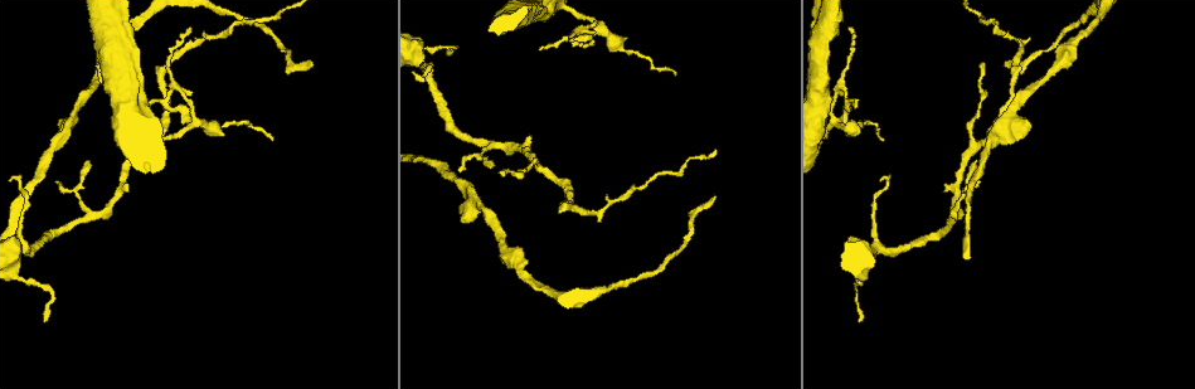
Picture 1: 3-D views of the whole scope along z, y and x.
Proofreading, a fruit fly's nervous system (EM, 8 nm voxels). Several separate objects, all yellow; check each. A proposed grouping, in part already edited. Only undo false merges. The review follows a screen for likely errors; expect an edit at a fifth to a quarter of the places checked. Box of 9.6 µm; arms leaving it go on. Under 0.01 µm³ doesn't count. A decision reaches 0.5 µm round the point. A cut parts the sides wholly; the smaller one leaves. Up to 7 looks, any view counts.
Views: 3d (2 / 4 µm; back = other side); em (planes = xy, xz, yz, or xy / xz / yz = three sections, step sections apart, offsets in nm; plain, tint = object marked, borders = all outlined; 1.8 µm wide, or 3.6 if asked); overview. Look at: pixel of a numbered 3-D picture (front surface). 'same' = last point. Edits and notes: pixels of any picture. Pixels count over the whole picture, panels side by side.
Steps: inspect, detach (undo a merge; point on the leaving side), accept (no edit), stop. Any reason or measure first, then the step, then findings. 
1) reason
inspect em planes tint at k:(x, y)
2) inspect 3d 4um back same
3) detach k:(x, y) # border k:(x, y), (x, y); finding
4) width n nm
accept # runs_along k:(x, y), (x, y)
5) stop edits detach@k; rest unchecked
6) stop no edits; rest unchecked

inspect em planes plain at 1:(1011, 115)

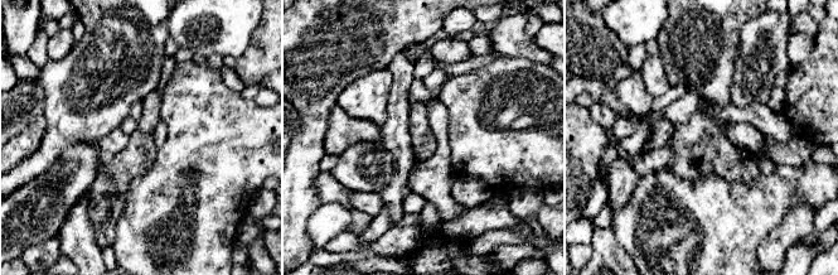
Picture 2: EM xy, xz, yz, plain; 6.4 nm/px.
with the object marked
inspect em planes tint same

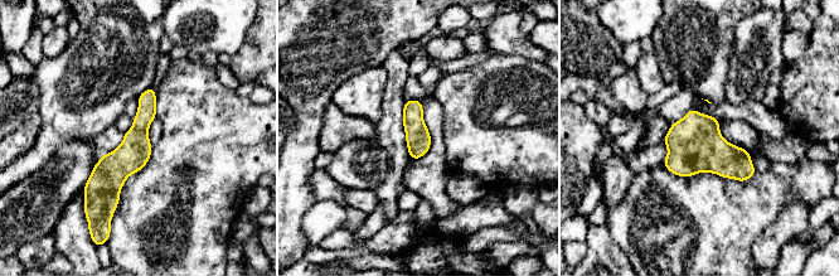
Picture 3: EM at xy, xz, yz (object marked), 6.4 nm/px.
accept # runs_along 3:(151, 92), (110, 207); continuous, no second neuron

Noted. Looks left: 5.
four arms meet
inspect em planes tint at 1:(192, 122)

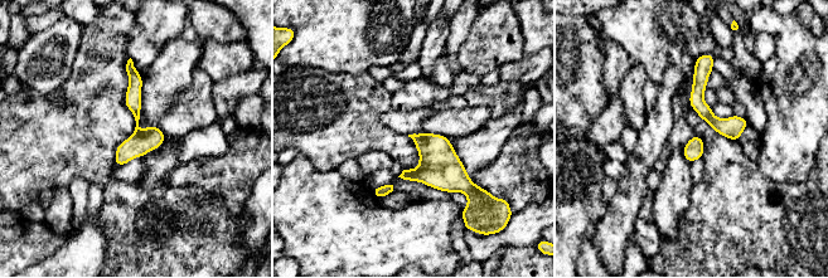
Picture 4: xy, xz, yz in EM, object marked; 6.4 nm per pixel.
accept # runs_along 4:(130, 64), (138, 141), (119, 162); one neuron here

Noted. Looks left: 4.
sudden change in width
inspect em 3.6um xz step 4 tint at 1:(14, 278)

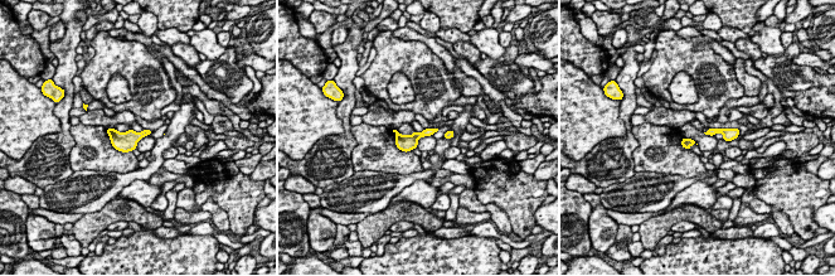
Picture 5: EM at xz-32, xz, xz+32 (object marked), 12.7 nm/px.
inspect em 3.6um planes borders same

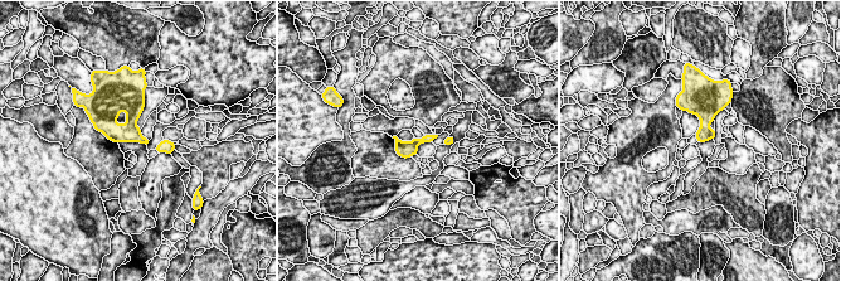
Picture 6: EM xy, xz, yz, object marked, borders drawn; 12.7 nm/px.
accept # all the same neuron

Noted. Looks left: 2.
stop no edits; rest unchecked

